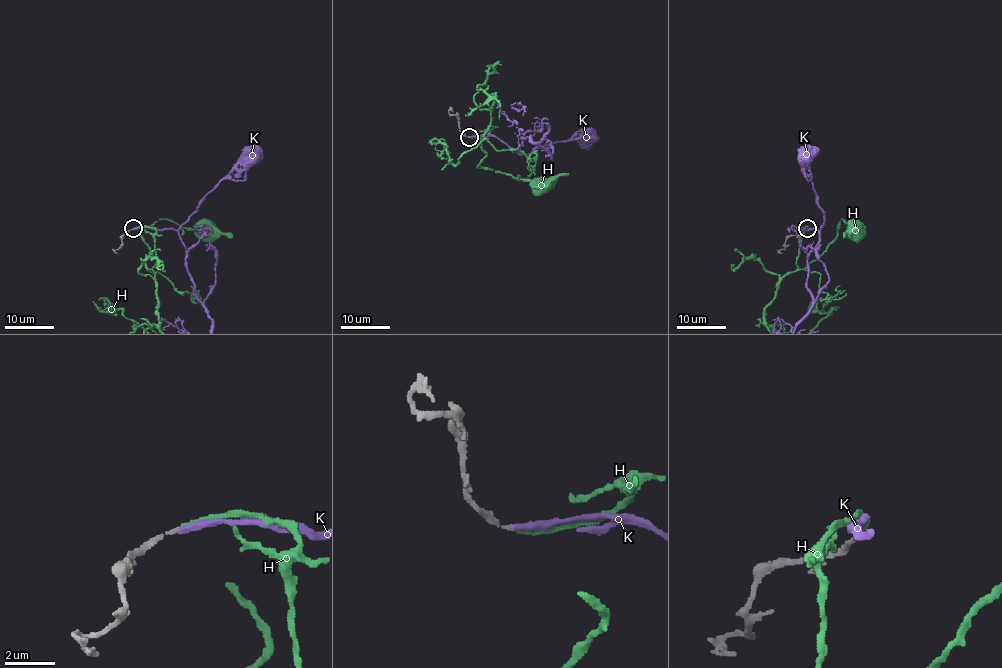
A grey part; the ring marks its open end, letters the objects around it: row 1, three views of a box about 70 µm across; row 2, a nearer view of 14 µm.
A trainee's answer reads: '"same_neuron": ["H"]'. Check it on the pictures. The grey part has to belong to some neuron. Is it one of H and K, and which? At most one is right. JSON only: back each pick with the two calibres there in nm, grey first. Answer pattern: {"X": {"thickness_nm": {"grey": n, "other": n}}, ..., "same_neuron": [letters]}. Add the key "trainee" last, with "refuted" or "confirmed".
{"H": {"thickness_nm": {"grey": 140, "other": 170}}, "same_neuron": ["H"], "trainee": "confirmed"}

